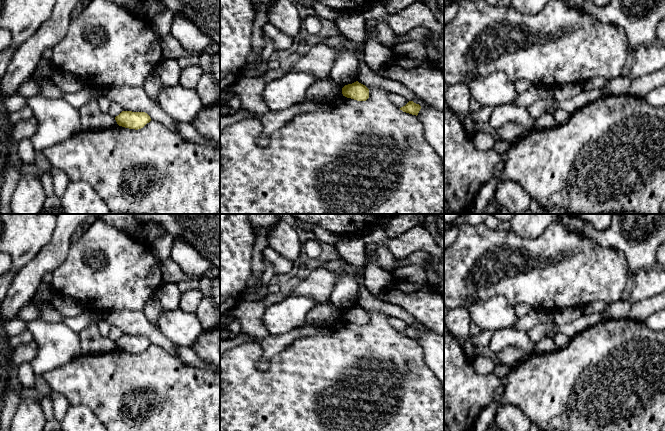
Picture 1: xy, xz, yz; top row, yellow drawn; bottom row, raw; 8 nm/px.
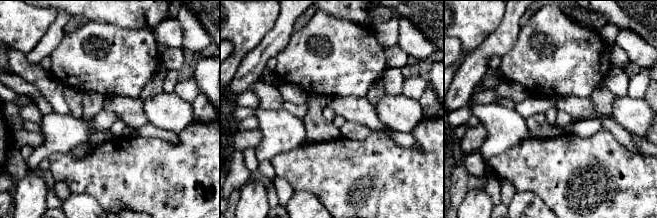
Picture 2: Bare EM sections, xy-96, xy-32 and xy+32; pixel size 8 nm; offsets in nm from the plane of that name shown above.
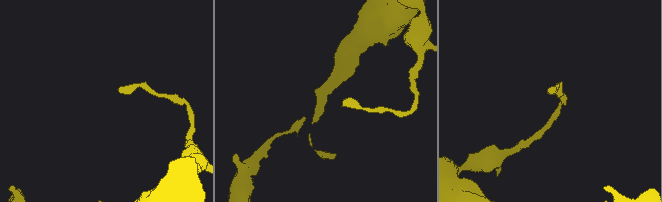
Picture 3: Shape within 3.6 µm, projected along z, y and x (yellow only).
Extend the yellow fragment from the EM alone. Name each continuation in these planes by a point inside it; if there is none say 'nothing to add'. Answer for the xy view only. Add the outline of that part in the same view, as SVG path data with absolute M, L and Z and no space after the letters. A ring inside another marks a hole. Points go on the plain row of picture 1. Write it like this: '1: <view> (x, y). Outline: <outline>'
nothing to add

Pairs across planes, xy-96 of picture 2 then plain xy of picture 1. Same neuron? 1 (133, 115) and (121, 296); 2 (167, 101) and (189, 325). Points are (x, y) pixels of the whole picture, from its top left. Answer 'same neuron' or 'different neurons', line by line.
1: different neurons
2: same neuron

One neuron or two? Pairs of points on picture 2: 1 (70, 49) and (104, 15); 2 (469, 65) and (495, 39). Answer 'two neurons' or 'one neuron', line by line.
1: two neurons
2: one neuron

